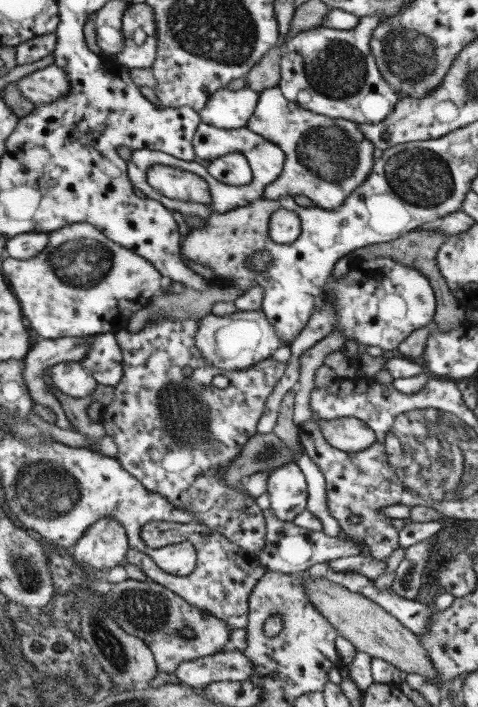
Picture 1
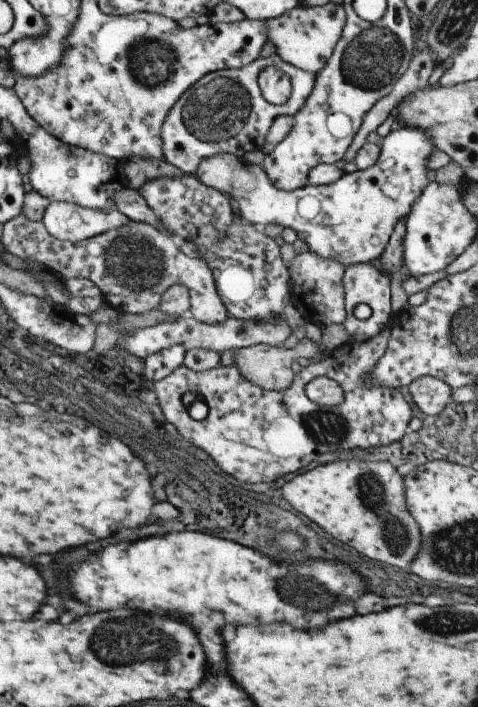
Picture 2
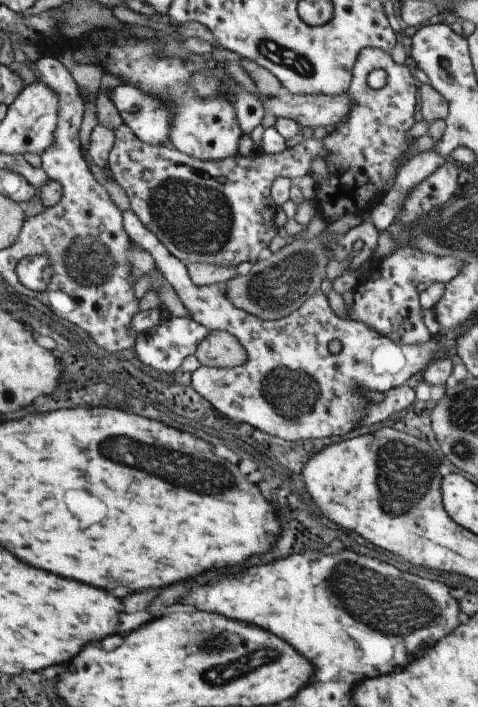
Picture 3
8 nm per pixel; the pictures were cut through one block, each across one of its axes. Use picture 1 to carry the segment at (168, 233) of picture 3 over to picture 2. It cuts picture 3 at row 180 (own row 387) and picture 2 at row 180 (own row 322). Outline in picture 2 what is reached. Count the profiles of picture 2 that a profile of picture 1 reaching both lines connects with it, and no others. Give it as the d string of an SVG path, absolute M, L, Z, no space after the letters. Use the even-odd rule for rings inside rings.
M195 174L145 180L137 192L171 236L181 236L199 250L199 256L209 266L215 290L231 318L265 320L281 316L291 298L289 270L281 260L279 246L265 236L261 228L243 222L233 212L225 194L201 184Z

